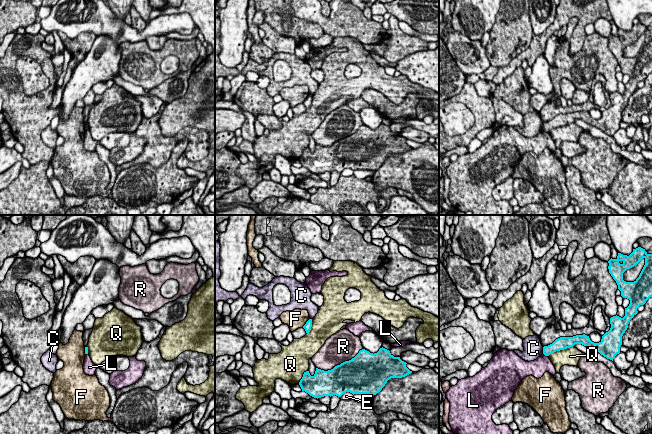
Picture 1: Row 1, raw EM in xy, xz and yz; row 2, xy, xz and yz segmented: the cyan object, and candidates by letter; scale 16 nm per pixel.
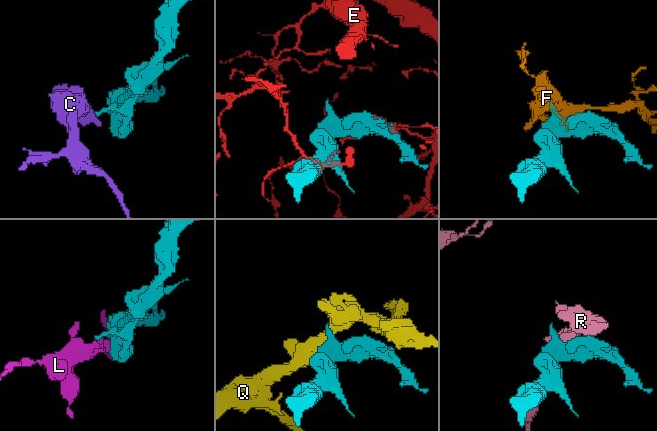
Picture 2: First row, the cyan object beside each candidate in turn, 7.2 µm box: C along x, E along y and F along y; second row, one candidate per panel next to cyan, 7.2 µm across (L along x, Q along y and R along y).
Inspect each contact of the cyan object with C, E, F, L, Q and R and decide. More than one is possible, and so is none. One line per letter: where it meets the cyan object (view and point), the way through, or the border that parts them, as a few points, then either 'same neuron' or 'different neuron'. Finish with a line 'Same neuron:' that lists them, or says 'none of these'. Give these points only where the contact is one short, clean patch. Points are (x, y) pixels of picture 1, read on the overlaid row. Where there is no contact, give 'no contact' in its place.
C: meets cyan in yz at (543, 350); different neuron
E: meets cyan in xz at (346, 391); different neuron
F: meets cyan in xz at (306, 322); different neuron
L: meets cyan in yz at (545, 355); border along yz (543, 353), (547, 356); different neuron
Q: meets cyan in yz at (560, 349); different neuron
R: meets cyan in xz at (340, 364); different neuron
Same neuron: none of these

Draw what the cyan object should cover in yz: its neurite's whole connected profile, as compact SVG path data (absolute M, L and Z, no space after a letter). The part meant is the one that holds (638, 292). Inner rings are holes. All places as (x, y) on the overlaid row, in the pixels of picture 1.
M638 247L633 249L629 256L618 253L617 258L611 258L608 263L609 273L616 281L621 296L630 300L629 306L625 308L625 316L621 318L616 315L610 318L611 328L602 336L599 343L592 342L585 334L560 337L552 344L543 347L545 356L573 347L575 344L582 344L612 361L620 353L622 336L627 330L630 320L638 313L637 308L652 297L652 254L648 254L645 249ZM643 258L645 265L639 277L634 282L624 281L623 273L636 266Z

